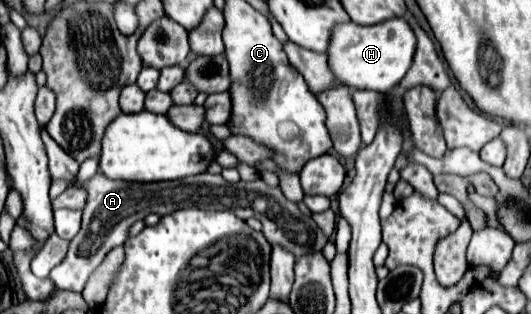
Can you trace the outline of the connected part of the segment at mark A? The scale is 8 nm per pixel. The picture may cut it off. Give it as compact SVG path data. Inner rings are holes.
M43 130L43 144L49 156L49 172L53 178L65 178L73 182L75 188L83 188L87 192L87 204L83 208L83 224L79 234L69 242L69 252L51 270L51 280L59 290L71 290L81 294L89 276L99 268L99 264L105 260L107 252L111 252L115 246L123 246L125 240L129 238L129 228L133 222L143 220L147 214L169 214L179 208L201 208L201 210L231 210L235 216L241 220L247 218L257 218L263 224L263 234L271 244L281 244L287 250L295 254L295 258L311 254L311 252L321 252L327 244L327 236L323 230L313 222L311 216L305 216L295 202L287 200L281 192L279 186L271 188L267 186L261 178L253 182L237 182L229 184L223 180L221 174L211 174L203 172L199 176L187 176L183 180L167 182L167 184L131 184L127 180L107 180L103 172L97 172L85 182L77 182L77 172L79 172L79 162L71 160L67 152L51 140L51 136Z

